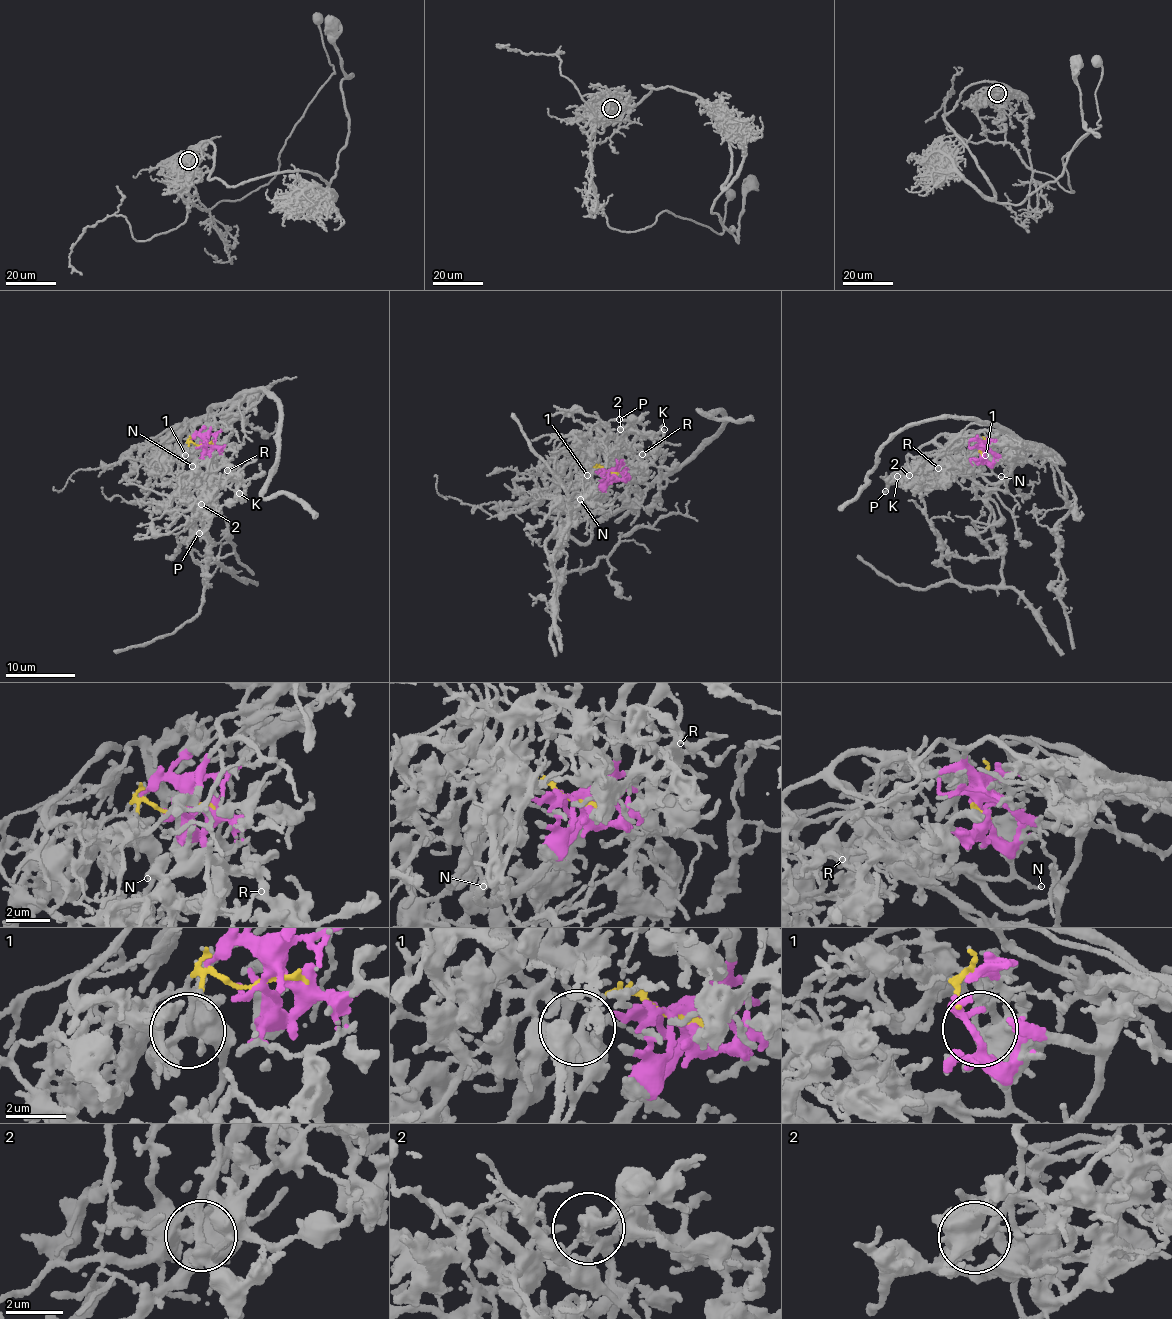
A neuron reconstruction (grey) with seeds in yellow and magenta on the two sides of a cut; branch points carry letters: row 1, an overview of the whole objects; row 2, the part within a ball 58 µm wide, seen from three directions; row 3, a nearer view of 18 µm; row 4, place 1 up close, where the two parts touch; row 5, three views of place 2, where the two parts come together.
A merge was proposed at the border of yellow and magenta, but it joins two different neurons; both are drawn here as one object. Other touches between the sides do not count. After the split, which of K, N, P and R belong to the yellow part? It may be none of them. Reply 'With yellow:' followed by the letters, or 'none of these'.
With yellow: N

